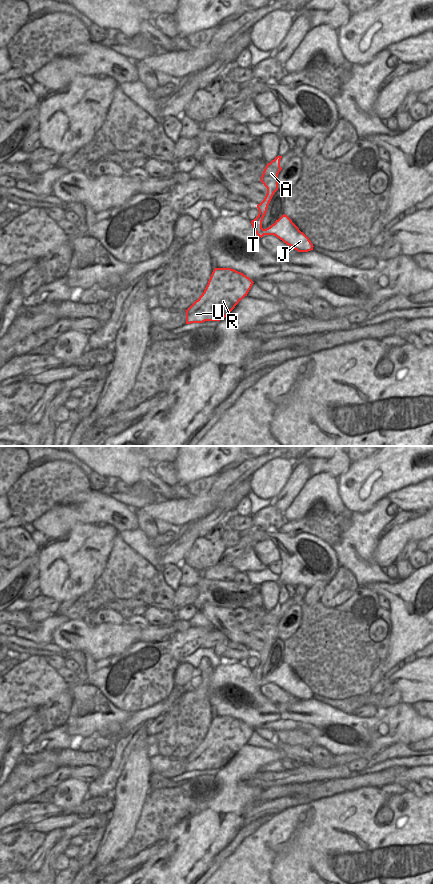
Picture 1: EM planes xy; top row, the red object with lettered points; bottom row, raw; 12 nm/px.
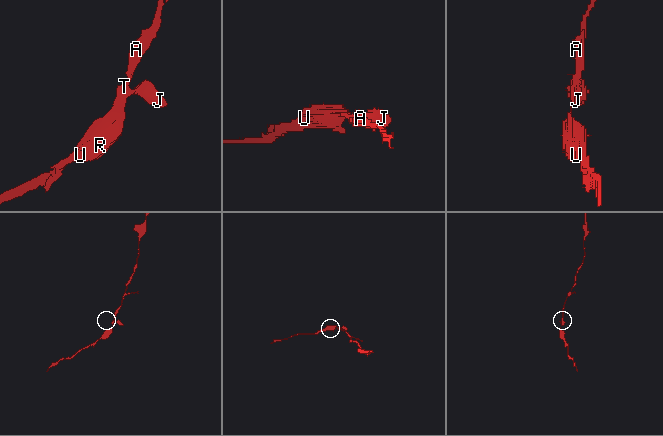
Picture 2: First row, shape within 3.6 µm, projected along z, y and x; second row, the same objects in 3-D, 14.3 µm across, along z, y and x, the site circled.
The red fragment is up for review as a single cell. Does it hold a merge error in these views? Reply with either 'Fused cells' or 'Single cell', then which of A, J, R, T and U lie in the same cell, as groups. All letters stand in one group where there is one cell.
Fused cells. Groups: A R T U / J.

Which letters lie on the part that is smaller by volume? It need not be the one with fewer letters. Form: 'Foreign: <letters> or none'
Foreign: J.

